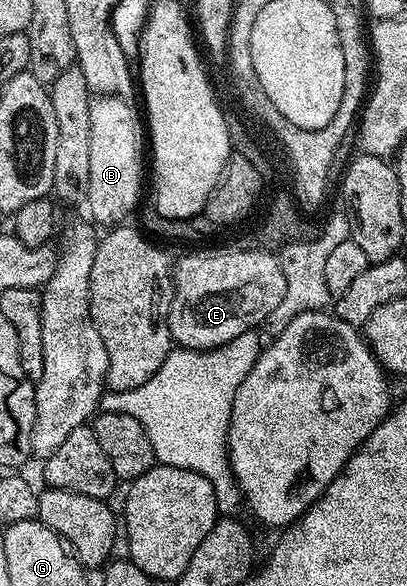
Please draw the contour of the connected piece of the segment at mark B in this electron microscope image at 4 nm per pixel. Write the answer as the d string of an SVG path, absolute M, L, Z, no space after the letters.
M101 95L95 96L90 102L90 124L89 134L89 166L88 166L88 187L86 188L85 200L90 201L90 213L99 221L100 224L106 225L105 227L114 227L119 223L127 220L126 216L133 211L138 205L138 196L142 193L142 145L144 149L144 121L136 110L130 106L131 102L122 97L104 97Z

